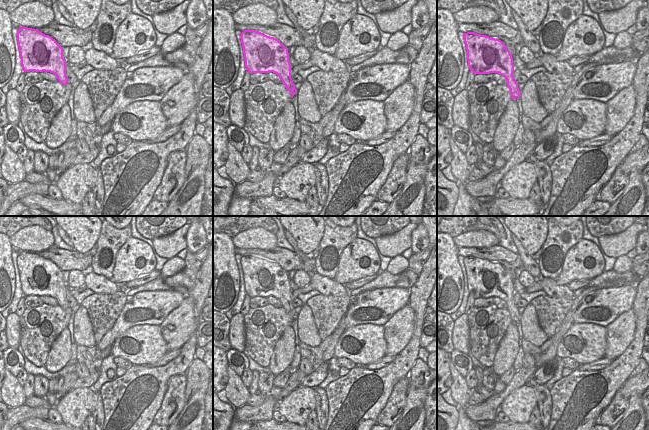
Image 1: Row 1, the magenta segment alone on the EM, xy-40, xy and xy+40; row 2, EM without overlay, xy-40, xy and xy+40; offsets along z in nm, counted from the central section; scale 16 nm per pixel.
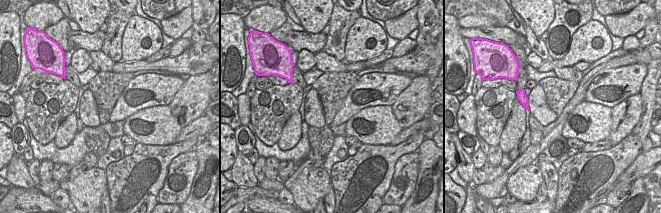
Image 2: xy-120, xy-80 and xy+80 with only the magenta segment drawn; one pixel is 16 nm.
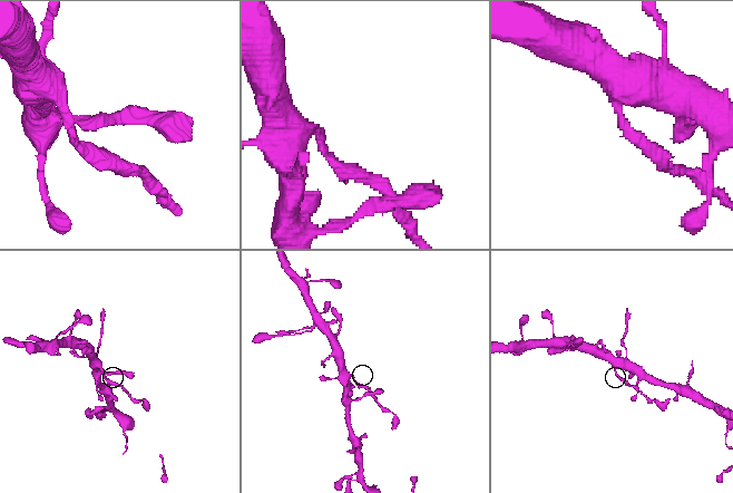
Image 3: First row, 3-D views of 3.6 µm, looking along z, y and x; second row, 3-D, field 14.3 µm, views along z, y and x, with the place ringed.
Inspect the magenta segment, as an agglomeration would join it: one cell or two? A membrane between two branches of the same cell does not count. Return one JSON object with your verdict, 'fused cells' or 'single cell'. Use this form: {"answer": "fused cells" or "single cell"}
{"answer": "fused cells"}

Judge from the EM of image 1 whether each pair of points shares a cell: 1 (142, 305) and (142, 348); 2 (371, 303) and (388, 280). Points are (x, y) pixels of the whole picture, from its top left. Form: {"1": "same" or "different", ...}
{"1": "different", "2": "different"}

